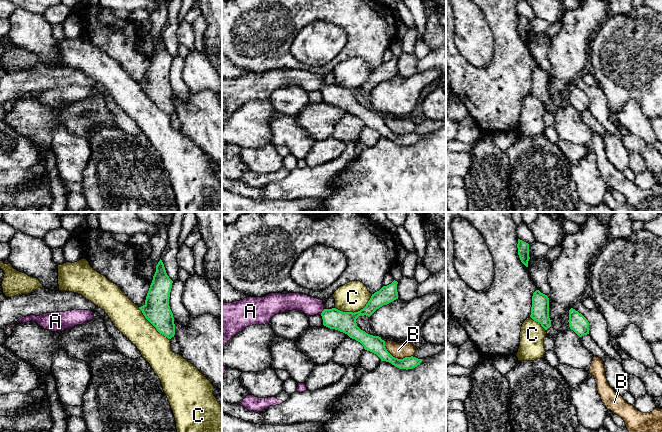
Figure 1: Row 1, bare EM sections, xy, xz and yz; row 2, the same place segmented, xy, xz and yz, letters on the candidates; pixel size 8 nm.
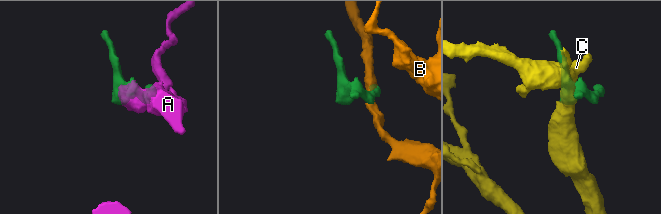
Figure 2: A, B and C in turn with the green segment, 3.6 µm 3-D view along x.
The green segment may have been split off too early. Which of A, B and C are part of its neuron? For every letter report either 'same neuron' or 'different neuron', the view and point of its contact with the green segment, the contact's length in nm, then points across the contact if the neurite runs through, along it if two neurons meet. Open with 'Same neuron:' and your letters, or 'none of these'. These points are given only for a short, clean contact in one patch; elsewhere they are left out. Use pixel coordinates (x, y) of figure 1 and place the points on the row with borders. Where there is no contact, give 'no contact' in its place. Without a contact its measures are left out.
Same neuron: A
A: same neuron; meets green in xz at (322, 312); contact 60 nm long; runs through xz (345, 322), (334, 319), (322, 312), (316, 307), (311, 306)
B: different neuron; meets green in xz at (396, 358); contact 260 nm long
C: different neuron; meets green in xz at (355, 312); contact 320 nm long

